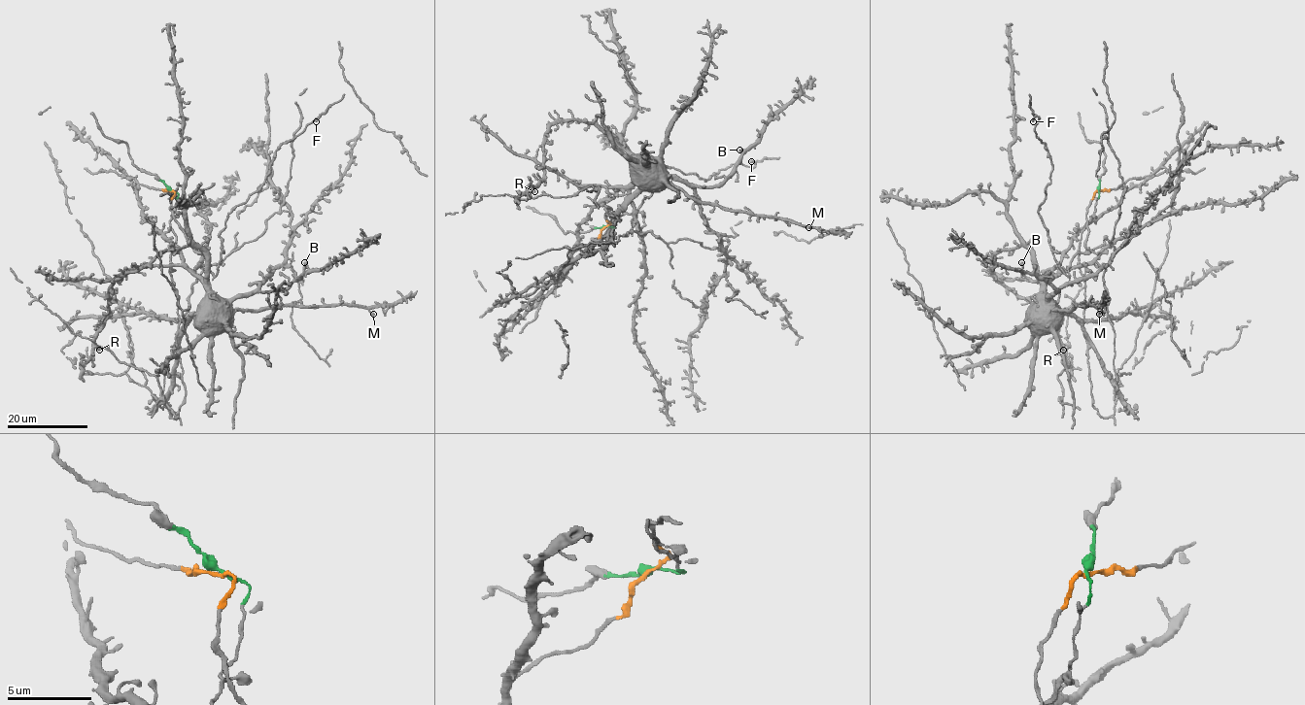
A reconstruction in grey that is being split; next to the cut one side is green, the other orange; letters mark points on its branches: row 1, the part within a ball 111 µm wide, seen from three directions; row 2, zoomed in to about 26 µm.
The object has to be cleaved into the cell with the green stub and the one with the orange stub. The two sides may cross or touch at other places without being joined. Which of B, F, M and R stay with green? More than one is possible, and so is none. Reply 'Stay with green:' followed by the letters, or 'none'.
Stay with green: B, M, R

